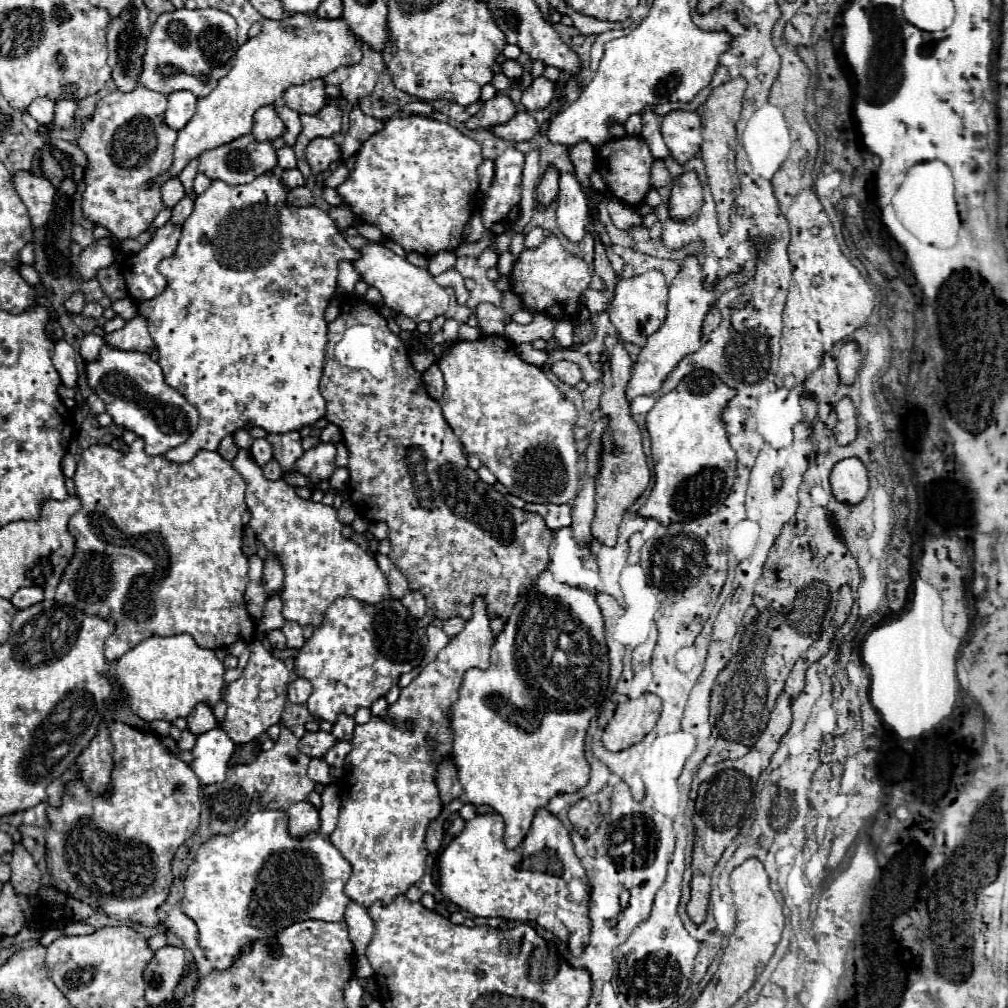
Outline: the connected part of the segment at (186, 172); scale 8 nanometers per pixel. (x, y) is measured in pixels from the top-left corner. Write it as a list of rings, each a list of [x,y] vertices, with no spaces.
[[[194,159],[194,161],[190,161],[184,169],[182,169],[182,173],[180,173],[180,181],[182,181],[182,185],[184,185],[184,189],[186,189],[186,195],[190,195],[190,197],[194,197],[194,189],[192,189],[192,181],[194,181],[194,177],[196,177],[196,173],[198,173],[198,161]]]

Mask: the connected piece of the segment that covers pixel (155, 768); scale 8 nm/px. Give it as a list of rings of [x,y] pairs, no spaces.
[[[110,721],[110,737],[114,743],[114,771],[110,783],[110,795],[94,797],[88,793],[82,781],[66,785],[66,795],[60,807],[48,809],[50,829],[46,831],[46,861],[52,877],[52,885],[74,899],[80,899],[92,907],[102,907],[108,917],[116,921],[138,921],[146,927],[156,927],[156,909],[164,903],[172,871],[170,861],[176,849],[192,837],[200,823],[200,785],[192,769],[168,753],[154,733],[142,733],[130,725]]]

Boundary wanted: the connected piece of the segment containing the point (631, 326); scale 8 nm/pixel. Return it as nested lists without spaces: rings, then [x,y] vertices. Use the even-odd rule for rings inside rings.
[[[648,271],[630,279],[618,279],[614,287],[614,295],[608,307],[608,315],[612,325],[616,327],[618,335],[626,343],[634,343],[644,347],[646,335],[654,333],[666,317],[666,299],[668,299],[668,285],[662,273]]]

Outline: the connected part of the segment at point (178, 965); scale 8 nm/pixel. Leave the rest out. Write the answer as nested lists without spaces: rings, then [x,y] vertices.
[[[166,945],[158,949],[152,961],[144,969],[146,981],[146,1001],[148,1005],[160,1005],[176,989],[186,967],[184,949]]]

